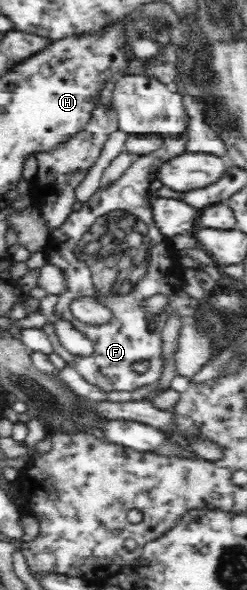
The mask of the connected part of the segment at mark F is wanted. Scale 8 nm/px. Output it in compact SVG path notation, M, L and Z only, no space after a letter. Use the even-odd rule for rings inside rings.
M186 130L177 133L177 136L168 134L161 149L134 157L131 166L114 185L99 189L82 204L80 210L70 212L66 221L52 230L50 241L42 248L47 261L64 270L68 278L68 289L57 296L59 300L55 303L53 315L74 323L76 329L86 334L94 342L94 353L88 357L72 356L62 347L53 323L44 324L41 329L50 341L49 347L88 383L104 392L130 392L160 379L164 369L161 331L172 311L180 315L182 322L174 355L178 375L192 379L219 351L221 338L217 325L200 311L201 302L184 294L184 284L180 280L182 266L177 262L178 252L153 222L151 198L148 196L158 167L183 155L187 151L187 143ZM84 295L98 295L112 310L112 319L104 325L93 327L80 323L69 305ZM154 295L167 295L170 300L158 315L151 315L144 309L144 300ZM142 361L148 364L147 370L134 370L134 365Z

